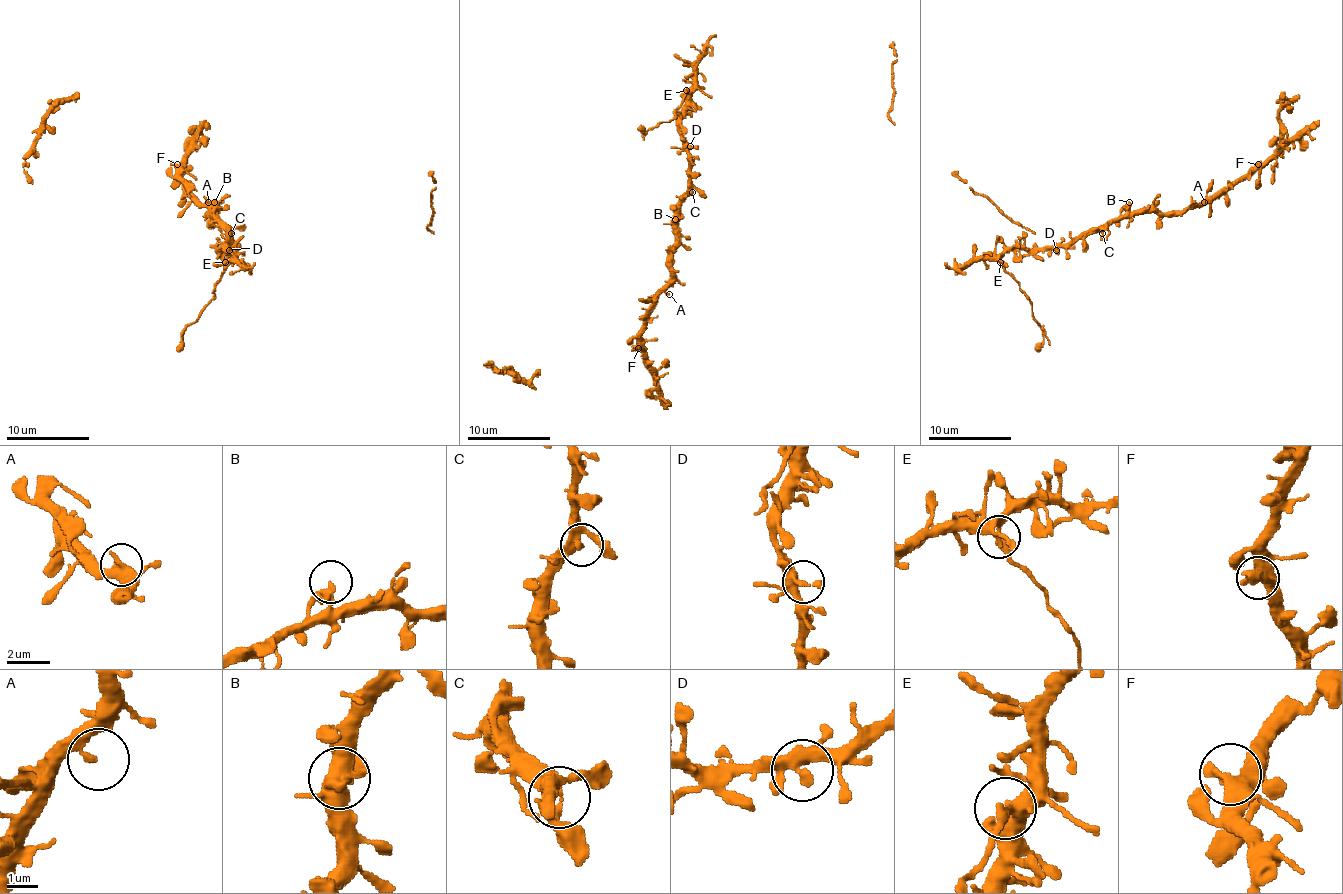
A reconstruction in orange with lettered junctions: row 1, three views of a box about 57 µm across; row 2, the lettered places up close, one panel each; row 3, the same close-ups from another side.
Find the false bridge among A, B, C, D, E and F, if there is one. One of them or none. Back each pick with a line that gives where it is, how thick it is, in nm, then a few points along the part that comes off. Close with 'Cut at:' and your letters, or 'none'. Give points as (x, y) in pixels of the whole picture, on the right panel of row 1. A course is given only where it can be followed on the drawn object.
E: Place: (1000, 262). Thickness 280 nm. Course of the part to remove: (1000, 262), (1031, 304), (1031, 316), (1044, 331), (1044, 343), (1037, 351)
Cut at: E

